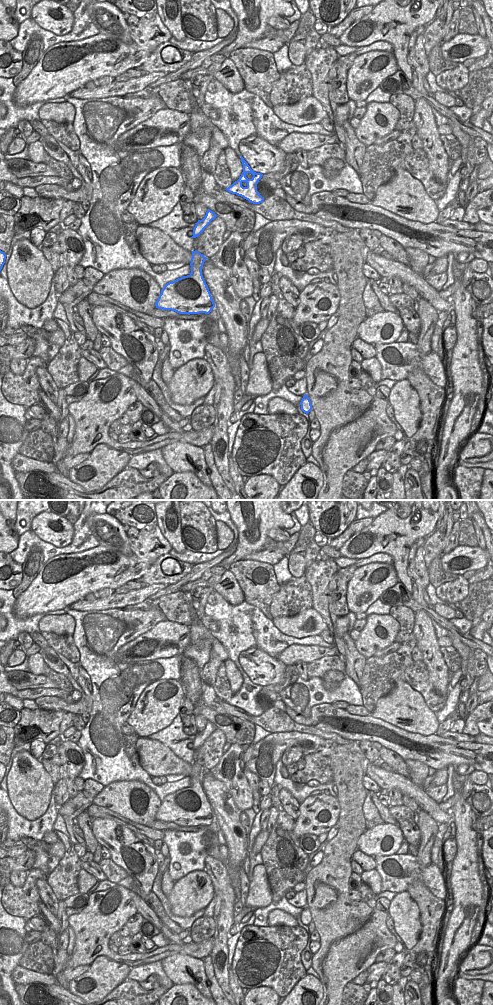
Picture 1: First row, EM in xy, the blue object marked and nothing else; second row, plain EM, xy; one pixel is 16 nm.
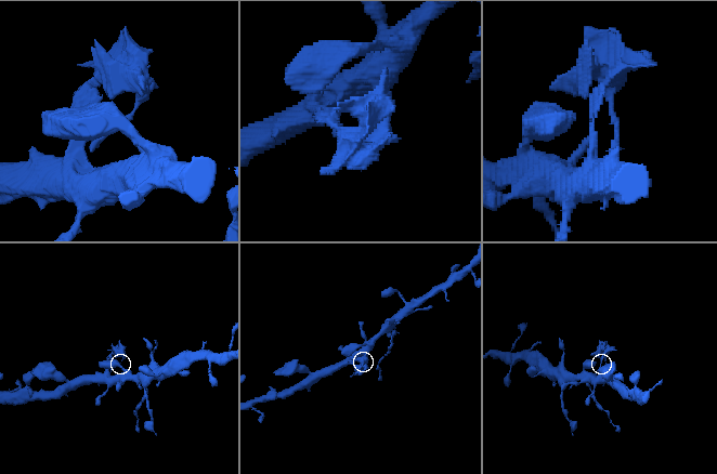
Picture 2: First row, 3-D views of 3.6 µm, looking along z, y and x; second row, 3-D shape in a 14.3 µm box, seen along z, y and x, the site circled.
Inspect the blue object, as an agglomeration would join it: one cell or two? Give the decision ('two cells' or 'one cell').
two cells

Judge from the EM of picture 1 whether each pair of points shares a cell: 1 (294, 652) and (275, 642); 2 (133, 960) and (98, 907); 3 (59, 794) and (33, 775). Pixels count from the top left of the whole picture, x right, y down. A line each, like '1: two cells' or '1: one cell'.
1: two cells
2: one cell
3: two cells

